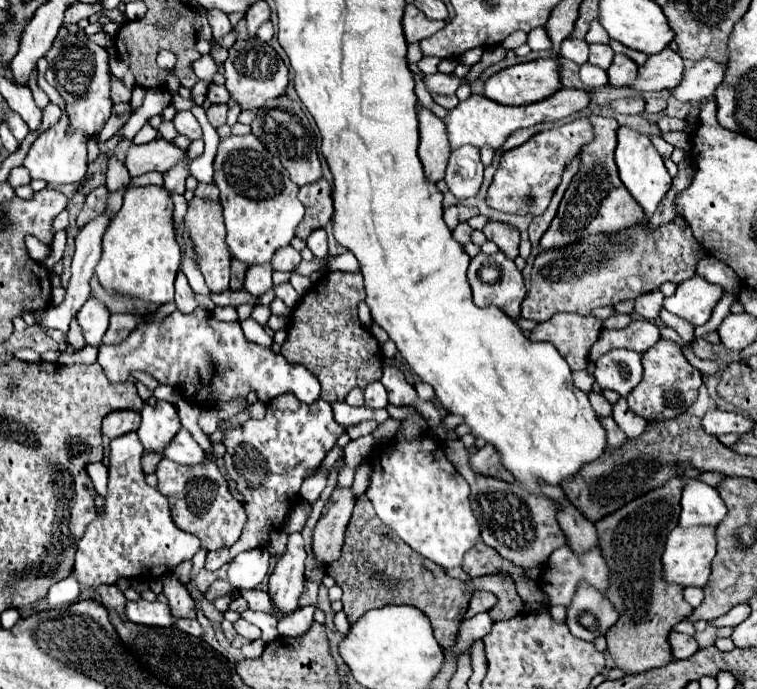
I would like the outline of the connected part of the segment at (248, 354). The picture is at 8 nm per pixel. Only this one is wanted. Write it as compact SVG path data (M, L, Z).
M196 309L190 315L174 311L164 319L150 319L152 313L144 317L148 321L140 323L128 341L122 343L124 355L130 359L98 359L112 383L128 381L132 371L144 371L158 383L192 393L194 405L204 409L224 401L244 399L250 391L256 391L262 403L270 403L276 395L288 391L304 403L314 403L320 397L320 383L304 365L288 363L270 347L246 341L238 321L222 323L204 309Z

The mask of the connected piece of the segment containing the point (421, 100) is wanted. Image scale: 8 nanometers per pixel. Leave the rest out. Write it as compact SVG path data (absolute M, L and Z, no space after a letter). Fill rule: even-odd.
M413 73L413 75L415 79L415 89L417 90L416 96L418 99L418 105L430 109L440 118L445 118L448 114L448 111L433 101L421 78L415 73Z

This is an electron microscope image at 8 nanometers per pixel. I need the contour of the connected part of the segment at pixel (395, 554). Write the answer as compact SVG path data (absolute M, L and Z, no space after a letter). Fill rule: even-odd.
M364 495L356 501L352 519L348 523L342 557L328 565L326 573L334 577L336 585L340 585L344 591L342 603L350 623L356 623L368 609L384 605L412 605L426 613L432 629L438 633L438 643L444 649L454 643L458 625L464 619L468 601L476 589L487 589L498 598L496 605L489 611L494 622L512 619L522 613L524 607L510 575L484 575L479 579L473 578L470 583L448 577L440 565L412 551L392 529L388 529L388 525L376 517L372 503Z

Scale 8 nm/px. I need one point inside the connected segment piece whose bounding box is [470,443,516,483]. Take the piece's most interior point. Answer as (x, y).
(486, 461)

